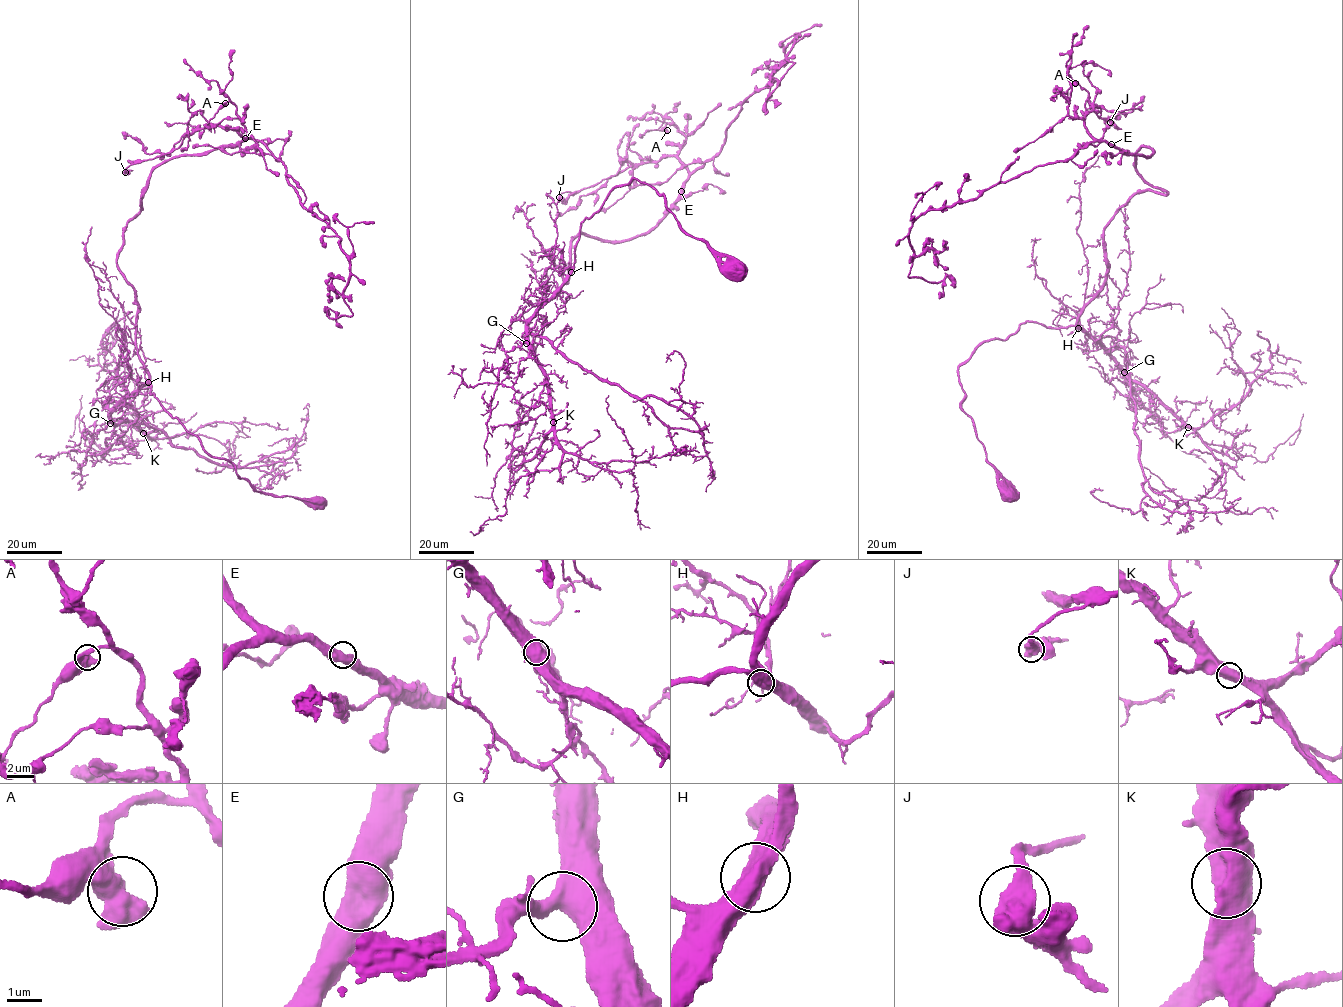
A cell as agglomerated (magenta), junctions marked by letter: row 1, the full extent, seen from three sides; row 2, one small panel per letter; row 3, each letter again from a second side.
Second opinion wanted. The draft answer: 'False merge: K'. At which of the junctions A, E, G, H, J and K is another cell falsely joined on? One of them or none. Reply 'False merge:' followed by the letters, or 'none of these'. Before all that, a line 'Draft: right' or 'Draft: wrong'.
Draft: wrong
False merge: none of these

